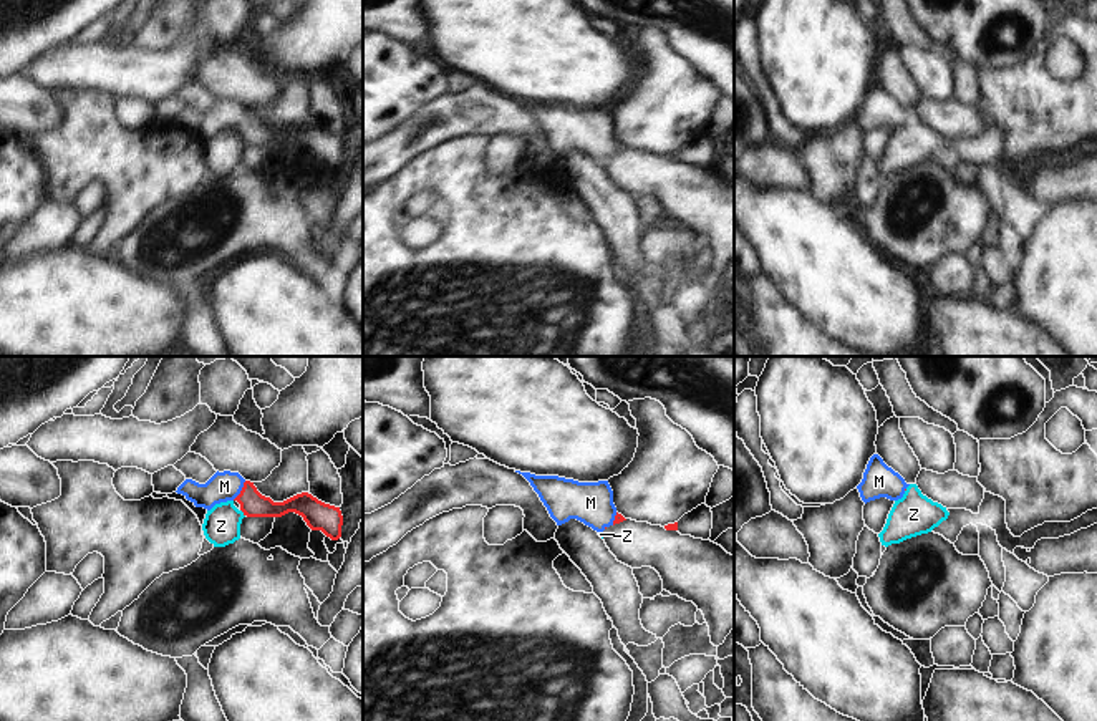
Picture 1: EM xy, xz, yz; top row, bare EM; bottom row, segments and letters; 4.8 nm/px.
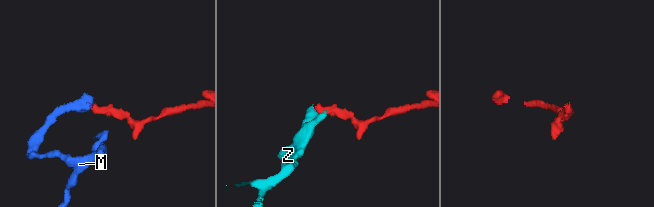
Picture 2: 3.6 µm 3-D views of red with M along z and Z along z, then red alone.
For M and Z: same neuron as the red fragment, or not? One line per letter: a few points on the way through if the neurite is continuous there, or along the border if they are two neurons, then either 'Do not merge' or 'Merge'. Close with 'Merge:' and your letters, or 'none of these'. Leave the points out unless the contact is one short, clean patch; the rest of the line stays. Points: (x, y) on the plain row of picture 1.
M: Path across: xy (252, 131), (241, 120), (224, 115). Merge
Z: Boundary: xy (241, 138), (244, 145). Do not merge
Merge: M.

